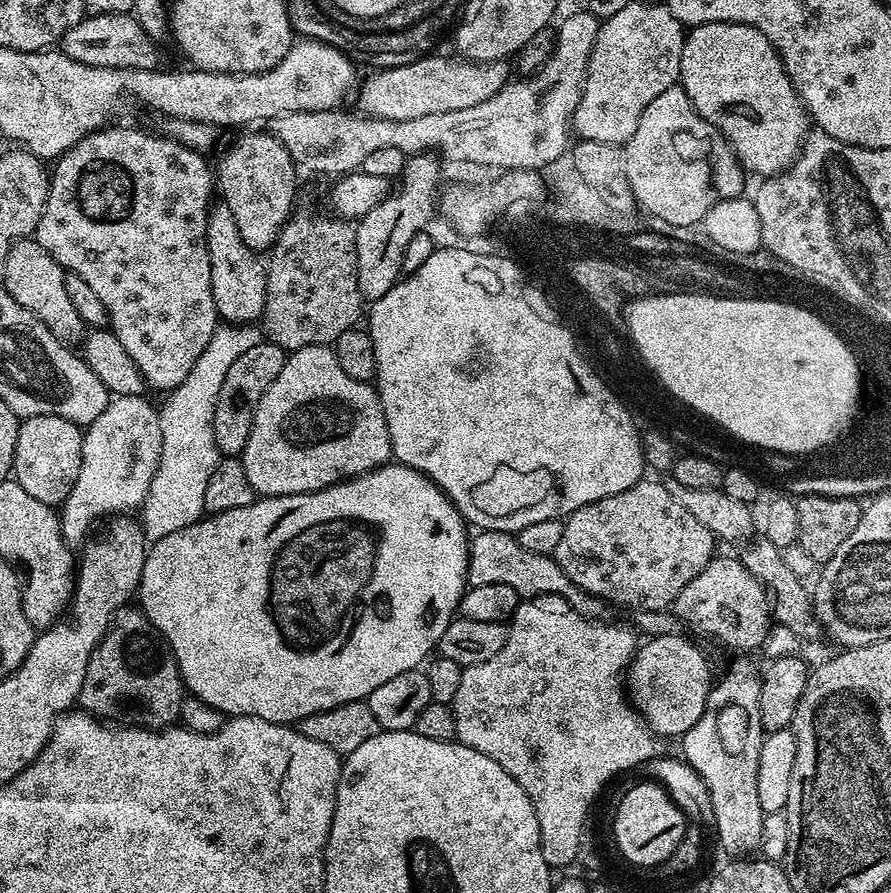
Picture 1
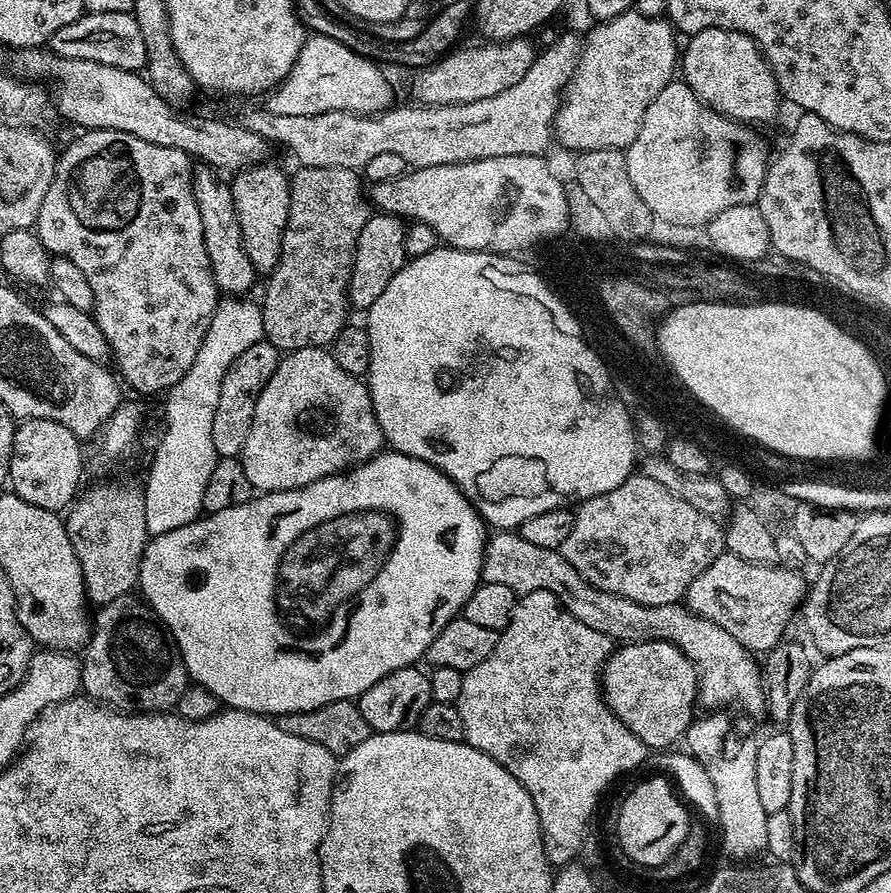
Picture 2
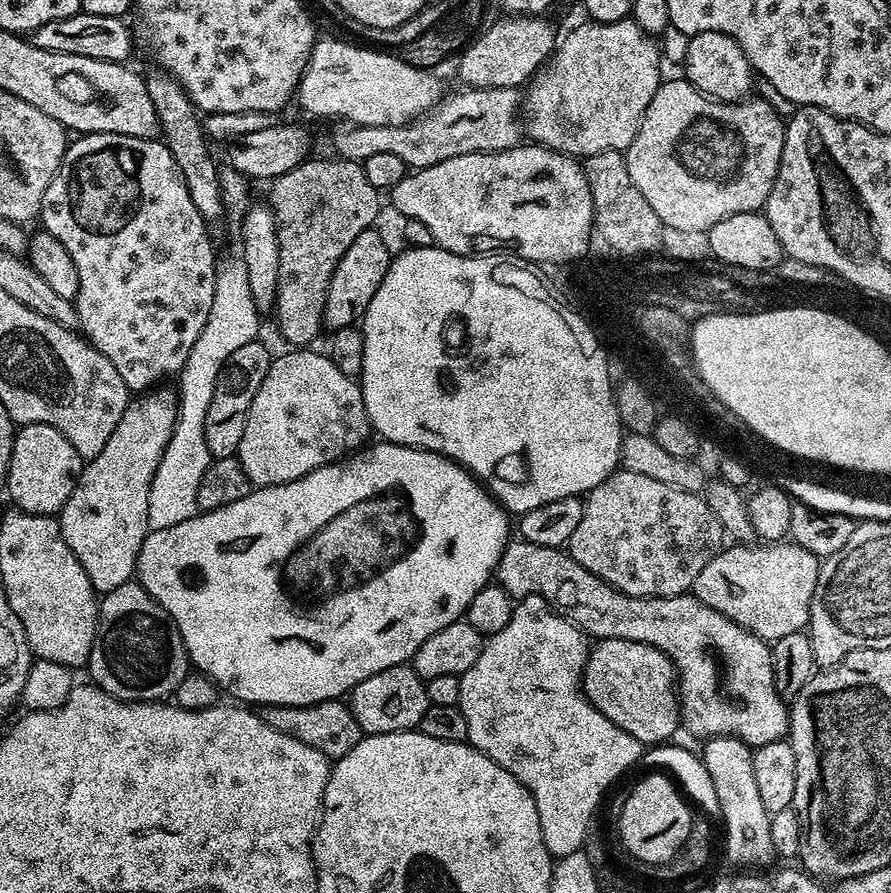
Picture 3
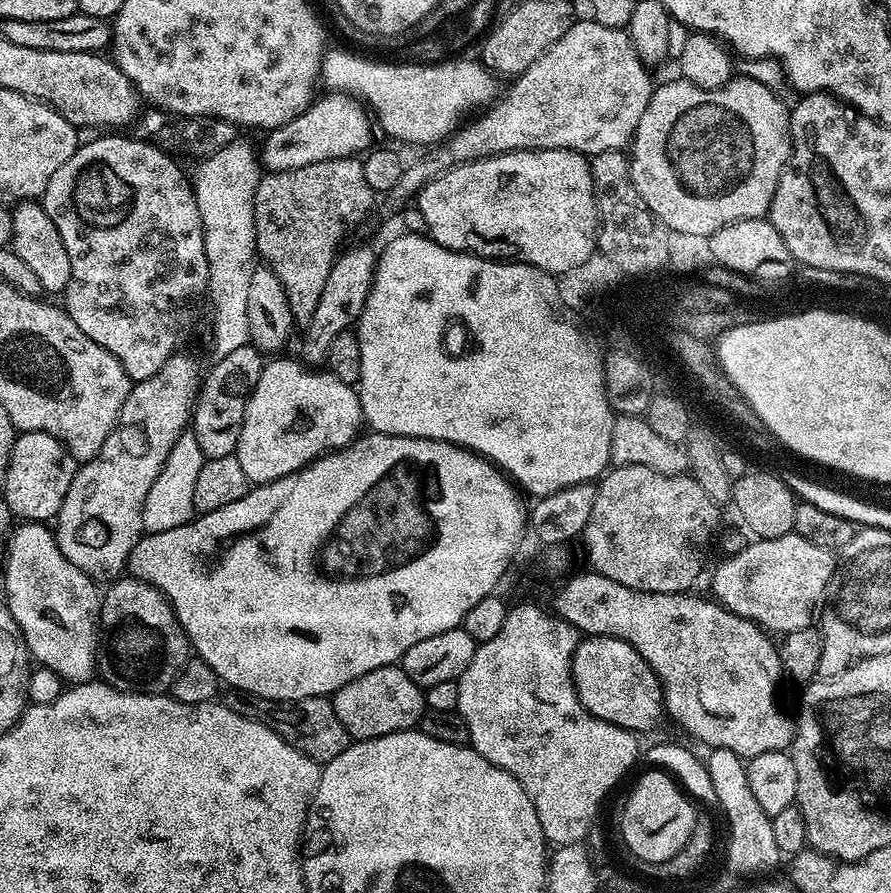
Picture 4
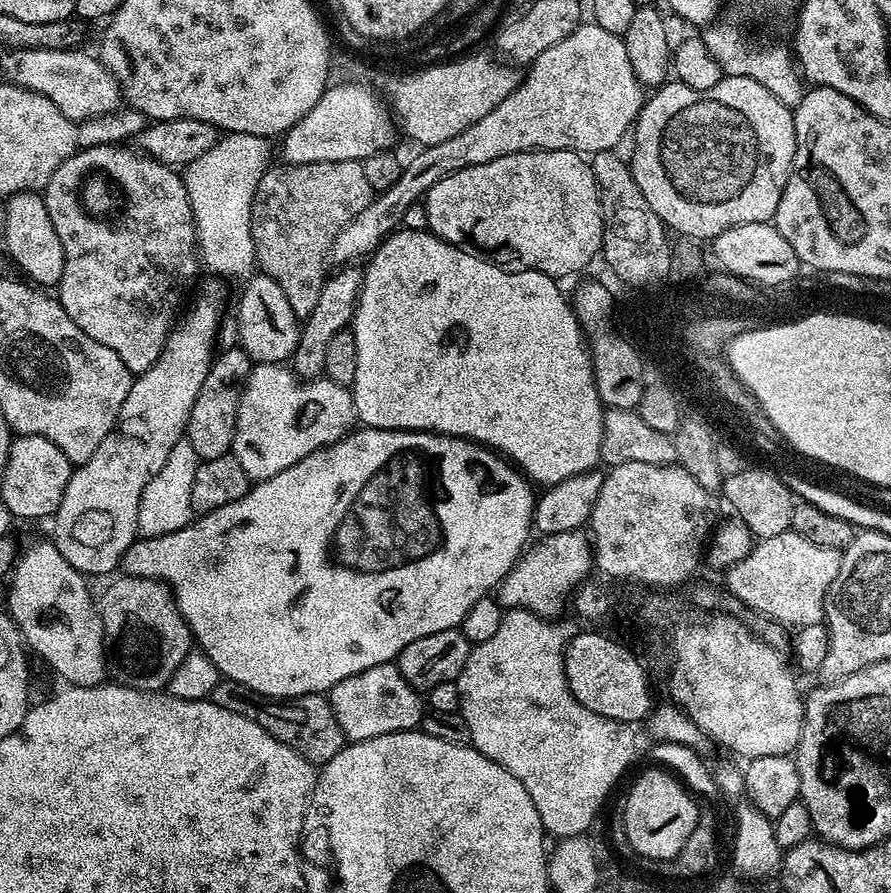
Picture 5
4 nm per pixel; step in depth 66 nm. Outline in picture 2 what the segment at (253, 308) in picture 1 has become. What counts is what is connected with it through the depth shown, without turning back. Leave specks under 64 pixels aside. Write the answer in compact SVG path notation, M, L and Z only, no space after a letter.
M196 166L192 170L192 189L198 202L198 215L202 217L202 238L206 242L206 254L210 258L217 289L232 298L251 293L248 291L258 279L258 273L250 258L246 258L246 246L242 242L242 226L238 226L238 210L234 210L231 183L207 166Z

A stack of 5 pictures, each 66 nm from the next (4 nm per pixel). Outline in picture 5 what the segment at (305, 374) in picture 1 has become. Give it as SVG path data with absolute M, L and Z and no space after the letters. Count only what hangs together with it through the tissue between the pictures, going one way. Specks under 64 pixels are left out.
M256 364L242 384L231 455L238 458L249 481L269 480L274 478L274 474L282 474L282 470L302 462L302 458L314 454L318 449L337 444L353 431L357 420L351 391L345 385L336 384L327 378L301 380L291 367L284 364Z

